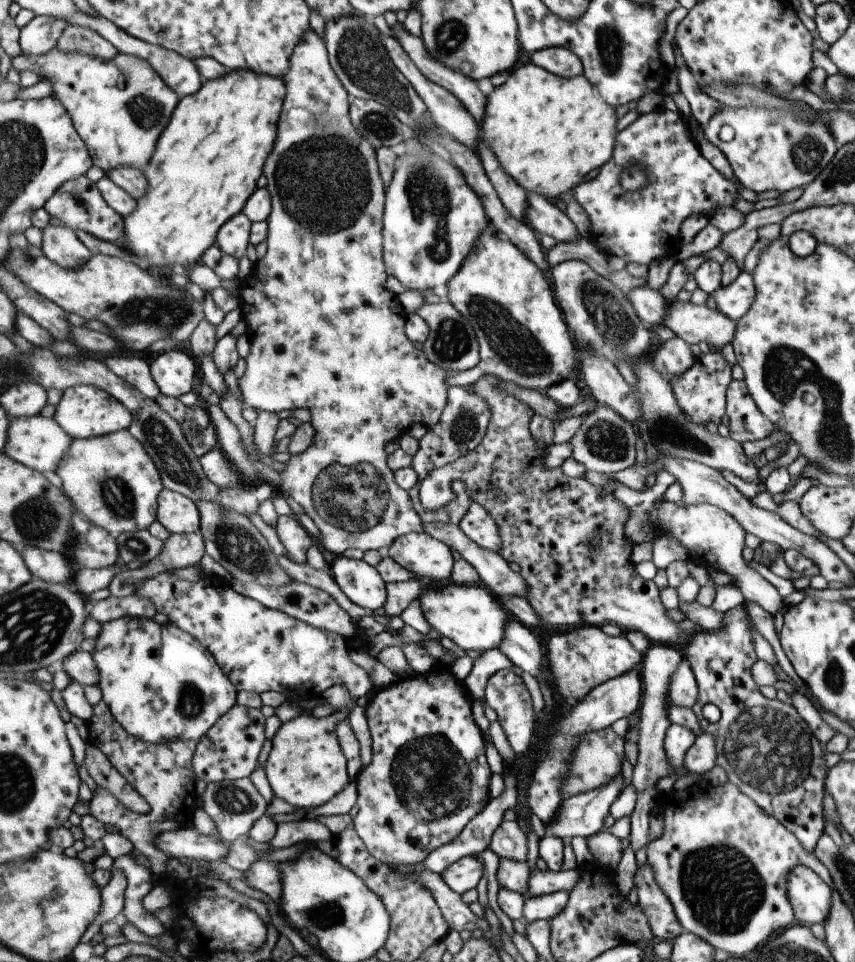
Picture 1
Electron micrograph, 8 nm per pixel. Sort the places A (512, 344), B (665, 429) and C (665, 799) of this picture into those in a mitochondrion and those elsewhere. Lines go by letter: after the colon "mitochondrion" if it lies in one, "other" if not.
A: mitochondrion
B: mitochondrion
C: other

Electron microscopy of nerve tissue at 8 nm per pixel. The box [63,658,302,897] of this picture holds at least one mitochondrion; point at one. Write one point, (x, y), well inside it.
(232, 800)

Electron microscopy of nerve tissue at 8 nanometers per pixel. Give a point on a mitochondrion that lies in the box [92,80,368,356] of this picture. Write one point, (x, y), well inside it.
(160, 312)

